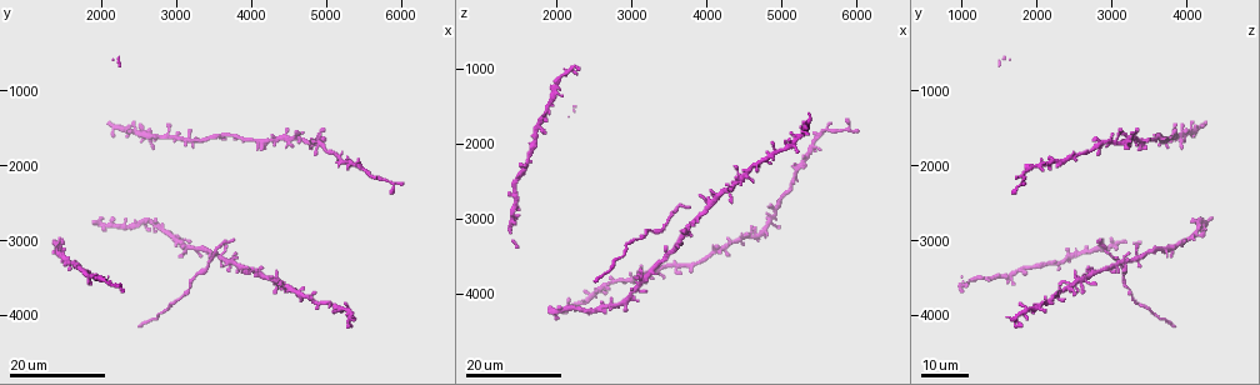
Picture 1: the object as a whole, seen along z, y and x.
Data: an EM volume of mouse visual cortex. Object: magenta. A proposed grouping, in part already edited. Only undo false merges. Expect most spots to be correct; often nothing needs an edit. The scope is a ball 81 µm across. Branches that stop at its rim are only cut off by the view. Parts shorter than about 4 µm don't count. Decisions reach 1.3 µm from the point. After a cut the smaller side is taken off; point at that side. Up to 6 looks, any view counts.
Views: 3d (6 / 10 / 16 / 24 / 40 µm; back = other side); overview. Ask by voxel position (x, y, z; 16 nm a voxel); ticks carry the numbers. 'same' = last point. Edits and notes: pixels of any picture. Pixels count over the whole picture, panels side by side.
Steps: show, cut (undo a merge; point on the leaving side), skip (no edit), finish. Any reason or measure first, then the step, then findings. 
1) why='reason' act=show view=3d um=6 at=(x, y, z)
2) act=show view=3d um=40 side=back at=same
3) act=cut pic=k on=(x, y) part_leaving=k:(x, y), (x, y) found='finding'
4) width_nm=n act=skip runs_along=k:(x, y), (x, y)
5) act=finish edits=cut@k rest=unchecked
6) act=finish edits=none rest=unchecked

why='side arm on a straight run' act=show view=3d um=24 at=(2700, 1600, 3850)

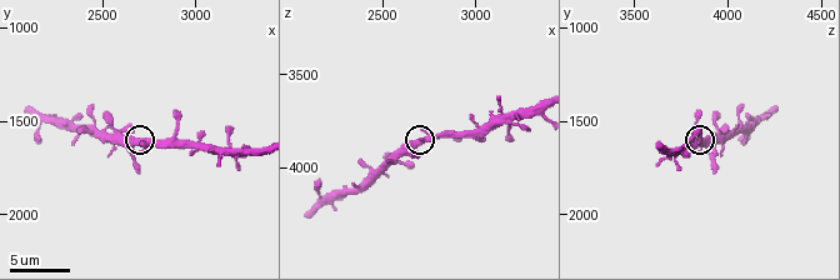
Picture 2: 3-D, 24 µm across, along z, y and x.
act=show view=3d um=6 at=(2680, 1620, 3860)

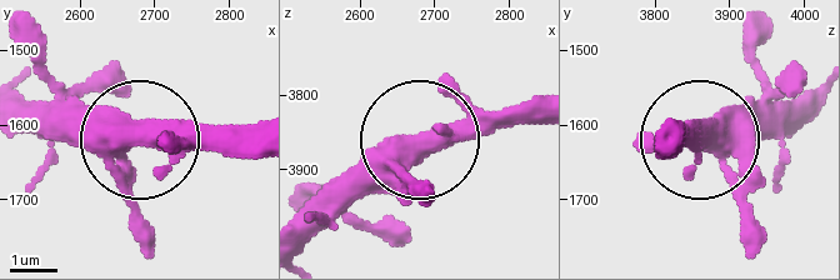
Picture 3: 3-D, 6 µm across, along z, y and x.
arms=3 act=skip found='one neuron here'

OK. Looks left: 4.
why='three-way junction' act=show view=3d um=16 at=(4900, 1700, 2950)

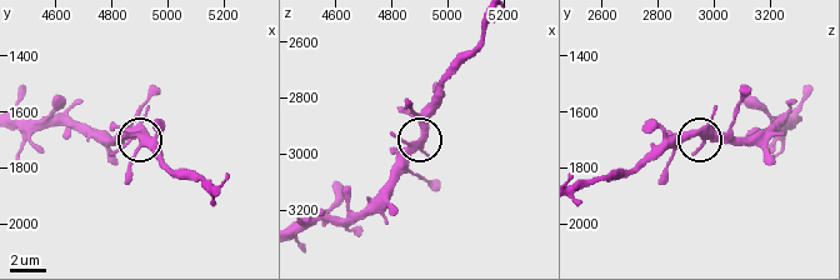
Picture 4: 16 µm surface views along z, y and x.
why='zoom in' act=show view=3d um=10 at=(4920, 1680, 2930)

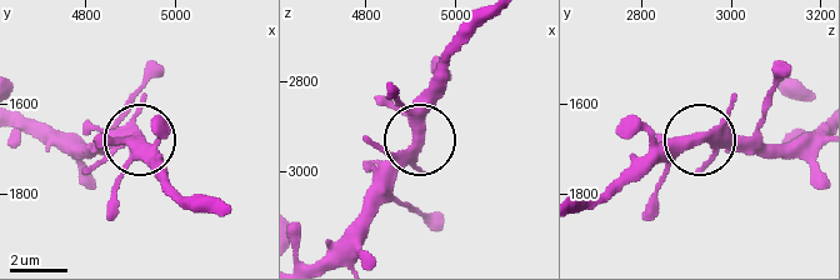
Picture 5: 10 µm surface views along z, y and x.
arms=3 act=skip found='all the same neuron'

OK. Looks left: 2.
act=show view=3d um=24 at=(3300, 3450, 3150)

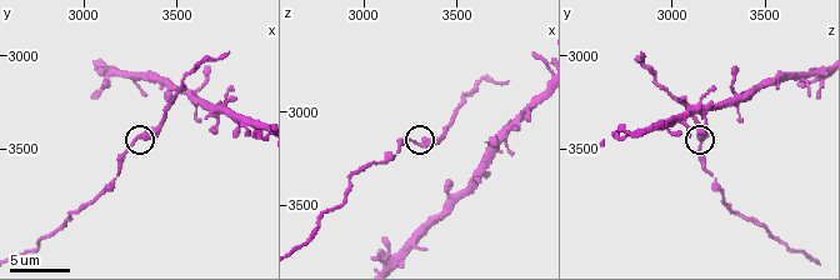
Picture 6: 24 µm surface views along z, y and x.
act=show view=3d um=10 at=(3320, 3440, 3180)

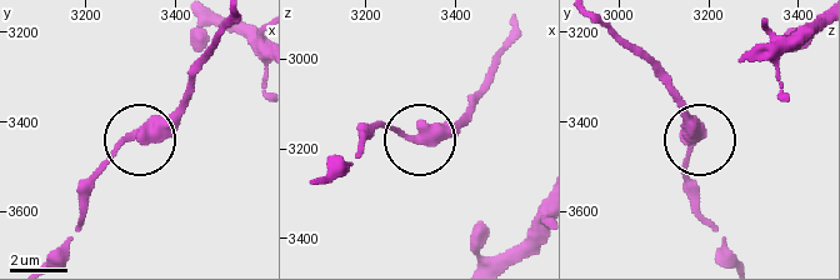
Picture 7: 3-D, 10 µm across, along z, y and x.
act=skip found='continuous, no second neuron'

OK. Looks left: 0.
act=finish edits=none rest=unchecked

